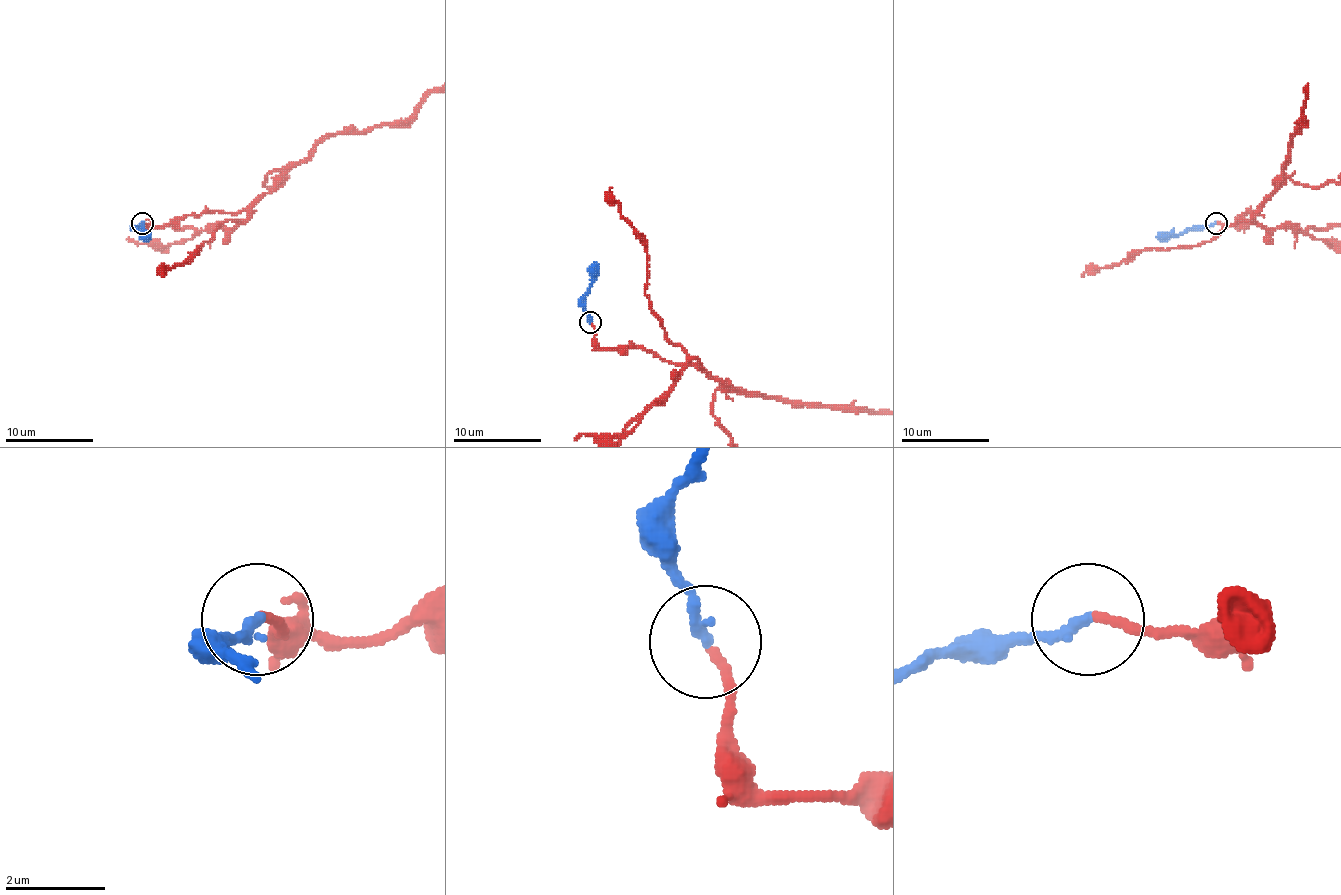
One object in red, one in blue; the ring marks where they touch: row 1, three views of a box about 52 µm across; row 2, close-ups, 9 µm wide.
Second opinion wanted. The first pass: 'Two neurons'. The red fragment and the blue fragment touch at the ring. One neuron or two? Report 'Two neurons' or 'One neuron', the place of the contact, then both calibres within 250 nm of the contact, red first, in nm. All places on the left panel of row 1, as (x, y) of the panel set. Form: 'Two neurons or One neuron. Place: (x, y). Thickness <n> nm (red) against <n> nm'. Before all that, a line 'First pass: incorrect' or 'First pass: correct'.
First pass: incorrect
One neuron. Place: (142, 223). Thickness 170 nm (red) against 240 nm

